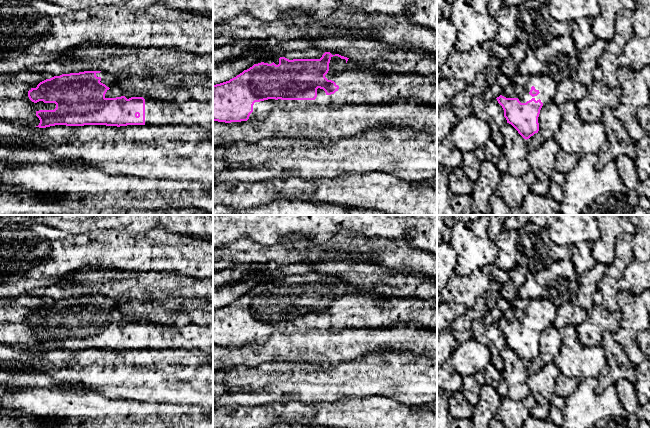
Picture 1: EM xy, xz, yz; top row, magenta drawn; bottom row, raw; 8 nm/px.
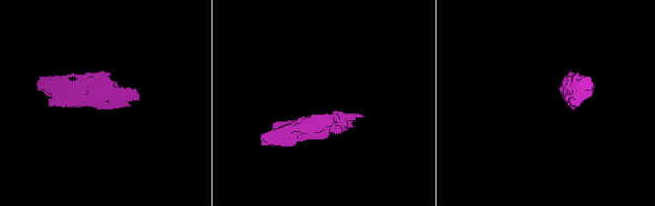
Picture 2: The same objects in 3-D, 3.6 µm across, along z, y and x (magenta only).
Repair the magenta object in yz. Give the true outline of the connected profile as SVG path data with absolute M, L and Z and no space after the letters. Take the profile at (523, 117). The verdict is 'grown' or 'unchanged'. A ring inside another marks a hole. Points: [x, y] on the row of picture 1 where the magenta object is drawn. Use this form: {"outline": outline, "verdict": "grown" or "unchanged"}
{"outline": "M517 72L503 89L504 95L496 99L504 110L507 123L527 140L538 133L540 110L543 105L553 101L556 92L557 83L551 77Z", "verdict": "grown"}

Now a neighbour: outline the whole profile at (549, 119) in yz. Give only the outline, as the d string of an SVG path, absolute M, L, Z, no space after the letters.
M554 101L543 105L538 117L539 131L526 140L528 148L536 149L545 140L554 139L561 120L560 107Z

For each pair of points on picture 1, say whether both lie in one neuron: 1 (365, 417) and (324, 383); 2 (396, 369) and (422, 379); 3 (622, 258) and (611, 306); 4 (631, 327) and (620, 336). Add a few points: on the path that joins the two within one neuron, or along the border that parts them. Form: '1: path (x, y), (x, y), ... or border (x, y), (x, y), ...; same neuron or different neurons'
1: border (366, 397), (342, 396), (331, 401), (319, 401); different neurons
2: path (402, 375), (416, 379); same neuron
3: path (615, 270), (610, 278), (610, 294); same neuron
4: path (628, 330), (623, 335); same neuron

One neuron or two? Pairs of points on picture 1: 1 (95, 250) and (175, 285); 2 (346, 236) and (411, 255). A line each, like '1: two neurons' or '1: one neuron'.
1: two neurons
2: one neuron

